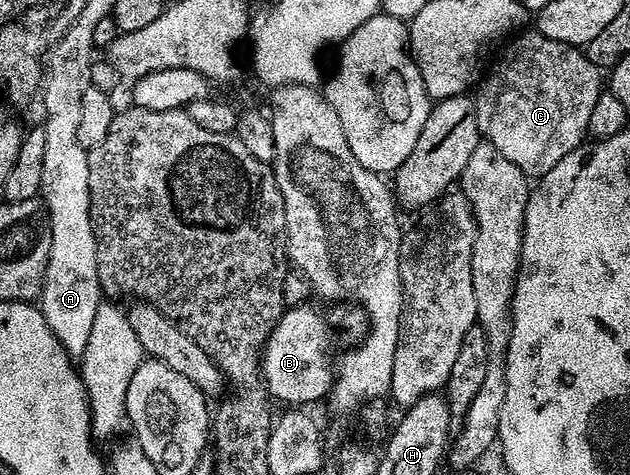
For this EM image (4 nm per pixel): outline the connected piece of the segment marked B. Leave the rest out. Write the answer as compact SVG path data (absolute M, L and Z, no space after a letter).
M311 302L288 307L277 326L273 326L261 353L261 375L268 393L276 401L279 399L281 403L289 404L285 406L305 406L301 404L311 404L322 396L324 399L333 383L331 347L335 344L335 328L343 332L356 328L359 334L363 334L369 327L366 312L359 310L356 313L354 320L343 312L335 312L331 316L331 325L326 314L314 308Z

